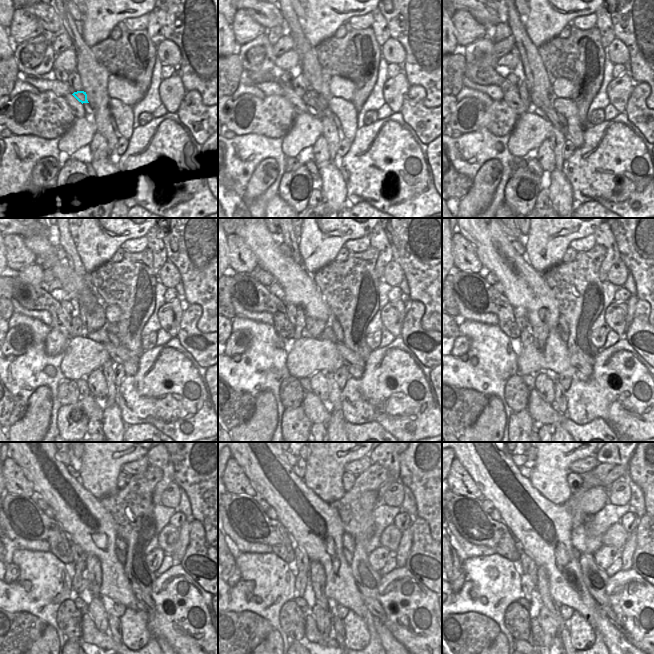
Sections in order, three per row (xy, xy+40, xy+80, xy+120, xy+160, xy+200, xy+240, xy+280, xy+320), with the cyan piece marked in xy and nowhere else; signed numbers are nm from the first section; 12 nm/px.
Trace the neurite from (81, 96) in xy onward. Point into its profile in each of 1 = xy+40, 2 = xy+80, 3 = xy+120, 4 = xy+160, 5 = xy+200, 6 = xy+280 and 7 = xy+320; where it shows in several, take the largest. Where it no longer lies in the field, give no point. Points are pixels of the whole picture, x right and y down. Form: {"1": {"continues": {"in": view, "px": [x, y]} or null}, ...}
{"1": {"continues": {"in": "xy+40", "px": [311, 98]}}, "2": {"continues": {"in": "xy+80", "px": [541, 99]}}, "3": {"continues": {"in": "xy+120", "px": [92, 322]}}, "4": {"continues": {"in": "xy+160", "px": [315, 327]}}, "5": {"continues": {"in": "xy+200", "px": [539, 333]}}, "6": {"continues": {"in": "xy+280", "px": [316, 572]}}, "7": {"continues": {"in": "xy+320", "px": [542, 587]}}}

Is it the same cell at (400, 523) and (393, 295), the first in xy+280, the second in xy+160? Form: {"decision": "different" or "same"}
{"decision": "same"}

